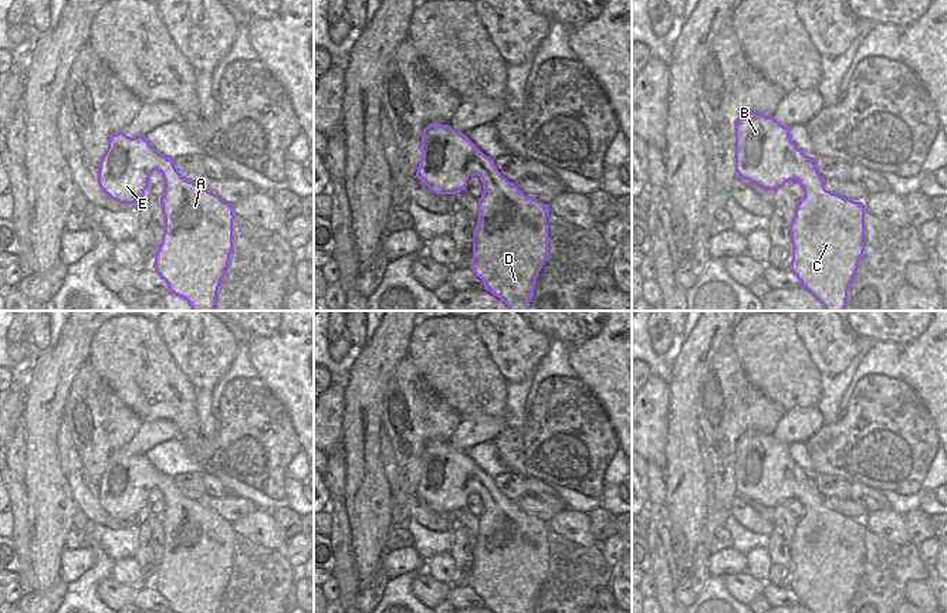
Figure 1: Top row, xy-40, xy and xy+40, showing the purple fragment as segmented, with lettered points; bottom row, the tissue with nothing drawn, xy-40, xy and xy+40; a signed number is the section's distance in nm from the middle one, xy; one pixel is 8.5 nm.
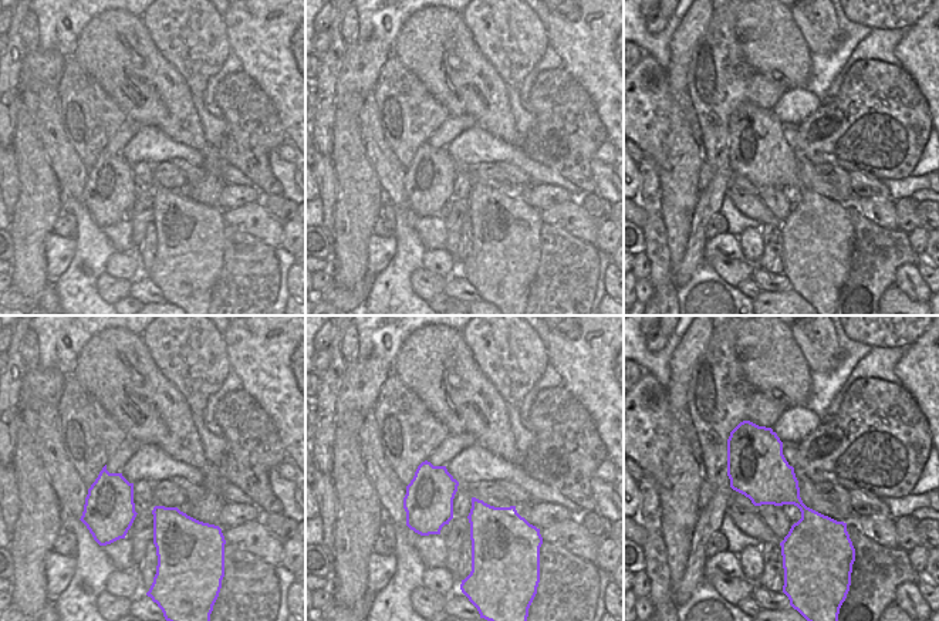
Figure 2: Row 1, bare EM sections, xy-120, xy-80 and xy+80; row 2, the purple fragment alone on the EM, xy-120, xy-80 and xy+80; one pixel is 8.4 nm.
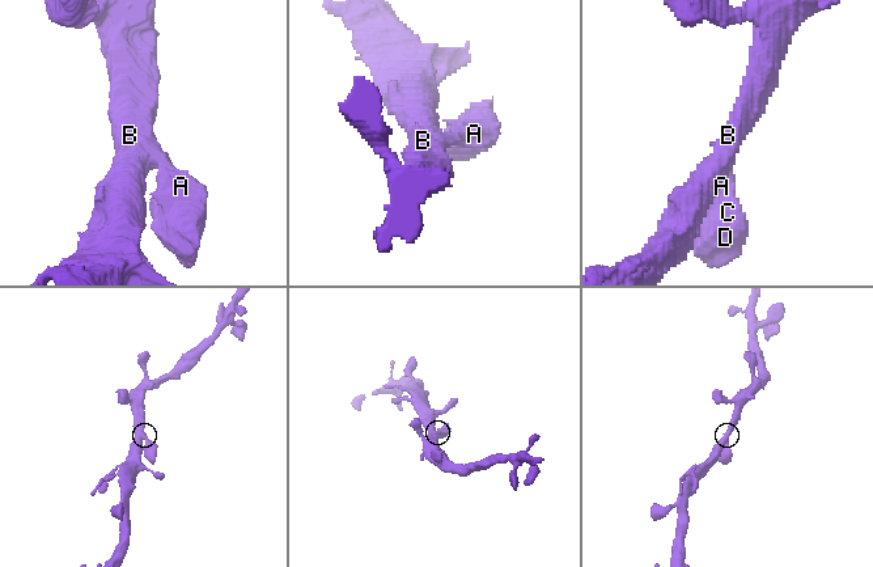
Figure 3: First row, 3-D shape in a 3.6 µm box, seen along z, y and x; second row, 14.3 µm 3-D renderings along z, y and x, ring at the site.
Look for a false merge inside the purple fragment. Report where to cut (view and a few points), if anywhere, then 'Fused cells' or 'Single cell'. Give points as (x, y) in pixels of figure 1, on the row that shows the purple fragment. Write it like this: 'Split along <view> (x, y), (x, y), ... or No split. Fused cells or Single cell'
No split. Single cell

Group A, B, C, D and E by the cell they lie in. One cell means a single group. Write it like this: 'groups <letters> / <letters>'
groups A B C D E

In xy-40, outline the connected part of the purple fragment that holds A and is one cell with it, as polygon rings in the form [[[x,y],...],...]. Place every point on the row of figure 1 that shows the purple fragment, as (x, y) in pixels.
[[[112,135],[98,166],[98,184],[112,200],[132,204],[145,196],[149,175],[158,170],[165,180],[160,197],[165,233],[155,254],[153,268],[172,294],[186,299],[193,311],[213,311],[217,291],[233,251],[233,206],[207,190],[203,183],[186,180],[173,160],[158,153],[143,136]]]

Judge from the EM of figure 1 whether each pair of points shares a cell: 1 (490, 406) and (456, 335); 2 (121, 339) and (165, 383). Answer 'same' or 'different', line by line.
1: same
2: same

